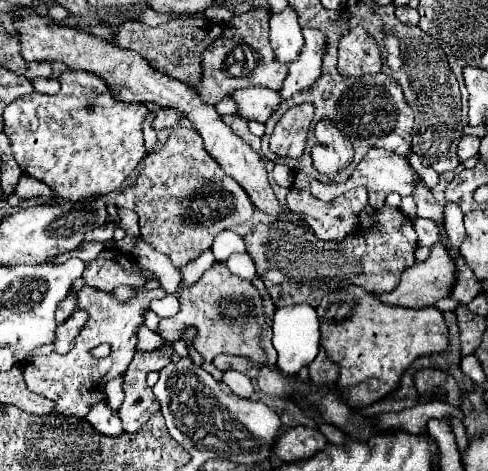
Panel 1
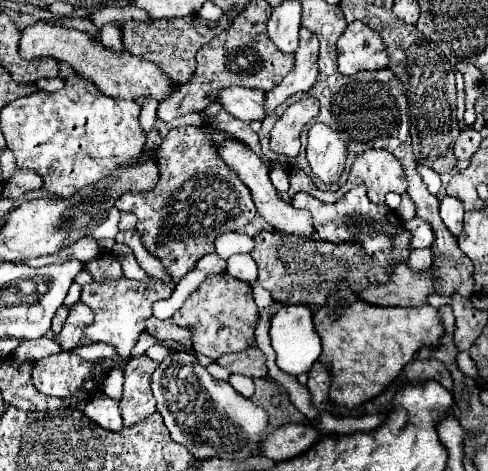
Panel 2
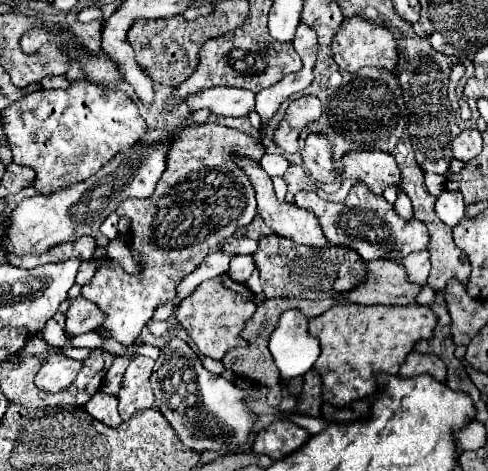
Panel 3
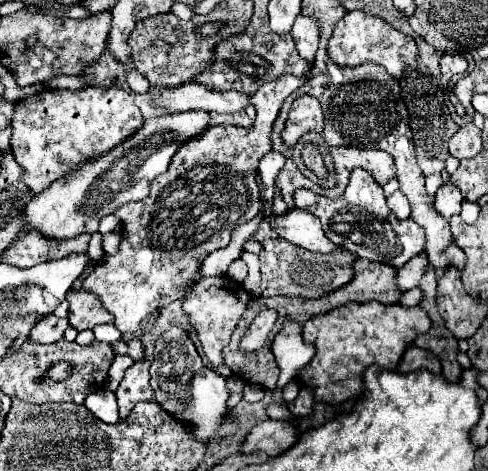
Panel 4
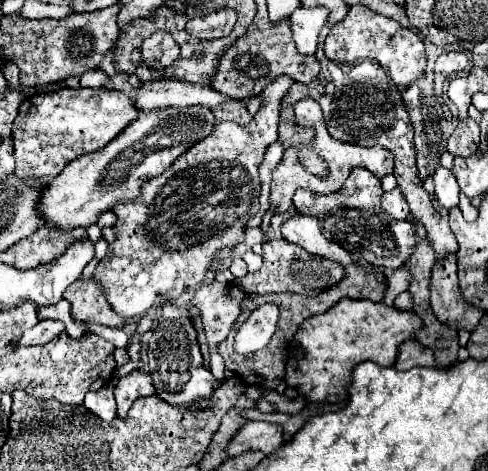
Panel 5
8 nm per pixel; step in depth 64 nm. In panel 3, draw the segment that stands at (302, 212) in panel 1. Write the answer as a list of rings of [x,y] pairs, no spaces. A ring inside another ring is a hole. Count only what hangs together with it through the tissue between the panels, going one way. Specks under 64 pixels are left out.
[[[356,184],[348,192],[348,198],[334,204],[324,202],[316,192],[298,192],[294,196],[294,204],[306,210],[312,210],[320,222],[320,228],[324,230],[324,236],[334,246],[348,246],[356,250],[366,262],[388,258],[388,260],[402,260],[410,252],[426,250],[430,234],[426,230],[426,224],[412,218],[402,220],[396,216],[394,208],[384,200],[384,196],[374,196],[366,184]]]

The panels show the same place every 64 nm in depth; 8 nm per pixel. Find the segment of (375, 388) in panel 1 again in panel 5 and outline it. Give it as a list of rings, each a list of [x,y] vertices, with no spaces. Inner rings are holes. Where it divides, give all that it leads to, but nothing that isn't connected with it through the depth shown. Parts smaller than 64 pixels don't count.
[[[340,300],[328,312],[310,316],[300,324],[294,340],[300,344],[304,356],[294,362],[288,360],[286,384],[304,394],[308,402],[342,402],[348,398],[350,374],[358,364],[372,360],[380,366],[394,366],[398,346],[412,340],[422,326],[420,316],[412,310],[406,312],[368,300]]]

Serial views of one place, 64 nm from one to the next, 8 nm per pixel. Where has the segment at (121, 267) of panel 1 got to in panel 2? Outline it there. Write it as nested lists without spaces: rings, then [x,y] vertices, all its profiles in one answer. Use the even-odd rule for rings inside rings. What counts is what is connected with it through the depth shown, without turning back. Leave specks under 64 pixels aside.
[[[102,252],[96,257],[96,260],[90,260],[86,264],[86,272],[92,276],[94,282],[102,280],[116,280],[122,278],[122,264],[112,252]]]

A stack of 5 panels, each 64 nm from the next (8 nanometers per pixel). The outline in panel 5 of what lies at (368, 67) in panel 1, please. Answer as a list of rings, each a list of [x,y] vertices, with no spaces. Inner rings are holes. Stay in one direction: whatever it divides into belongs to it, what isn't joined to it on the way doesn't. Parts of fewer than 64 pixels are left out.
[[[352,6],[346,18],[330,30],[324,42],[324,52],[334,62],[356,62],[364,58],[374,58],[384,66],[398,88],[410,86],[426,68],[426,54],[420,36],[414,30],[402,28],[398,22],[374,14],[364,6]]]

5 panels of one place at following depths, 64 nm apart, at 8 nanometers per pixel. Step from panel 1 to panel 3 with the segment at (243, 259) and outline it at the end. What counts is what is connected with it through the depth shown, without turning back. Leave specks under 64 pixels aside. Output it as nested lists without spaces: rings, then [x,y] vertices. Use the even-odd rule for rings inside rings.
[[[232,256],[230,260],[230,278],[244,284],[254,272],[254,258],[252,256]]]

